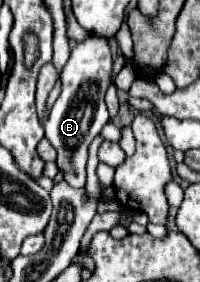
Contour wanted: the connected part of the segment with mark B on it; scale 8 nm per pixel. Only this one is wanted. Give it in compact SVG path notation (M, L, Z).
M90 36L88 40L76 44L72 48L70 60L62 70L62 92L52 106L48 120L44 122L46 138L58 150L58 170L64 172L64 180L74 188L84 188L88 146L110 118L104 102L104 92L112 82L110 78L112 54L108 48L108 40L102 36Z

